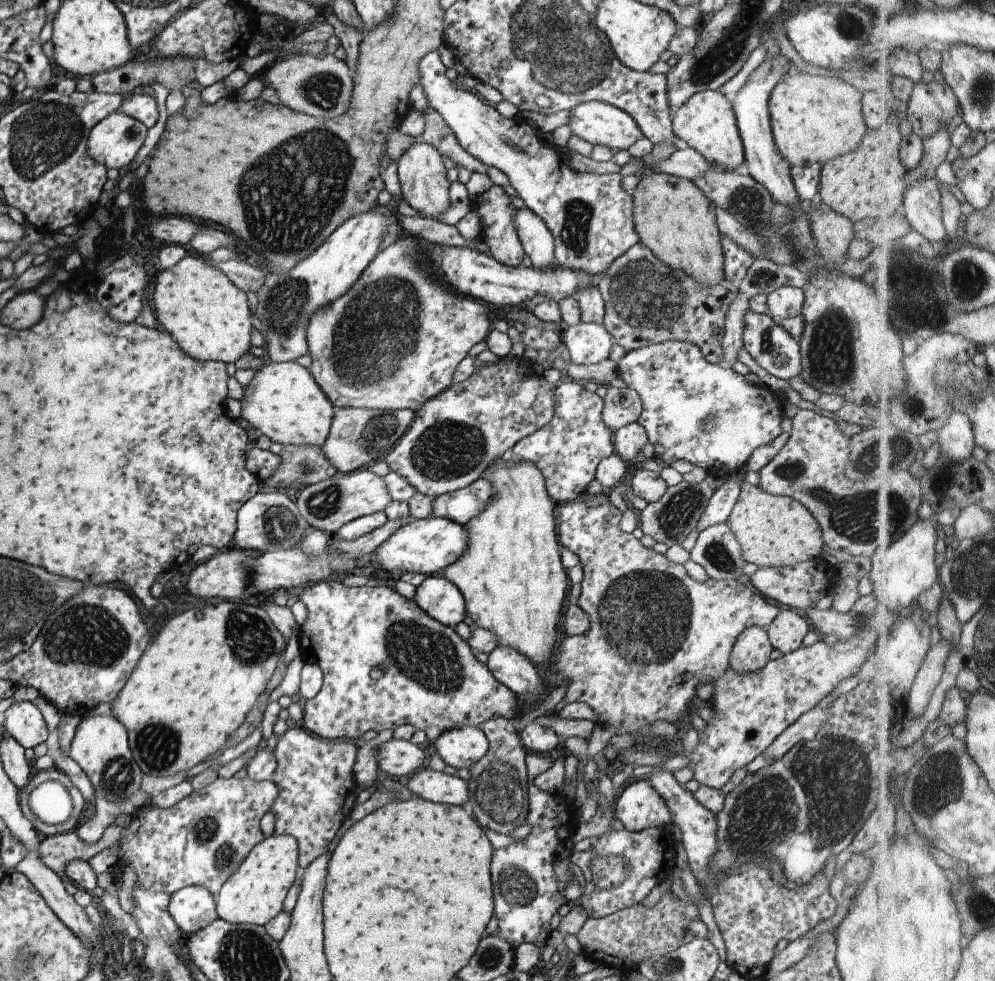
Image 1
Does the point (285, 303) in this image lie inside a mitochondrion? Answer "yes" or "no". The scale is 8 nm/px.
yes

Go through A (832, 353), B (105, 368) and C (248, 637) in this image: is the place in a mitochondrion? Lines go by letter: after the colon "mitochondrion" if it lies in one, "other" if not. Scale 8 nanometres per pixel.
A: mitochondrion
B: mitochondrion
C: mitochondrion

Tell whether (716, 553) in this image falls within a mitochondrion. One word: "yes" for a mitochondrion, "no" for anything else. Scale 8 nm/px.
yes

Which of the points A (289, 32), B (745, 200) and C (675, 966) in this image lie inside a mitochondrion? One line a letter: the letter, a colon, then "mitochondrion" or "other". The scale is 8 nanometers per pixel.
A: other
B: mitochondrion
C: mitochondrion

